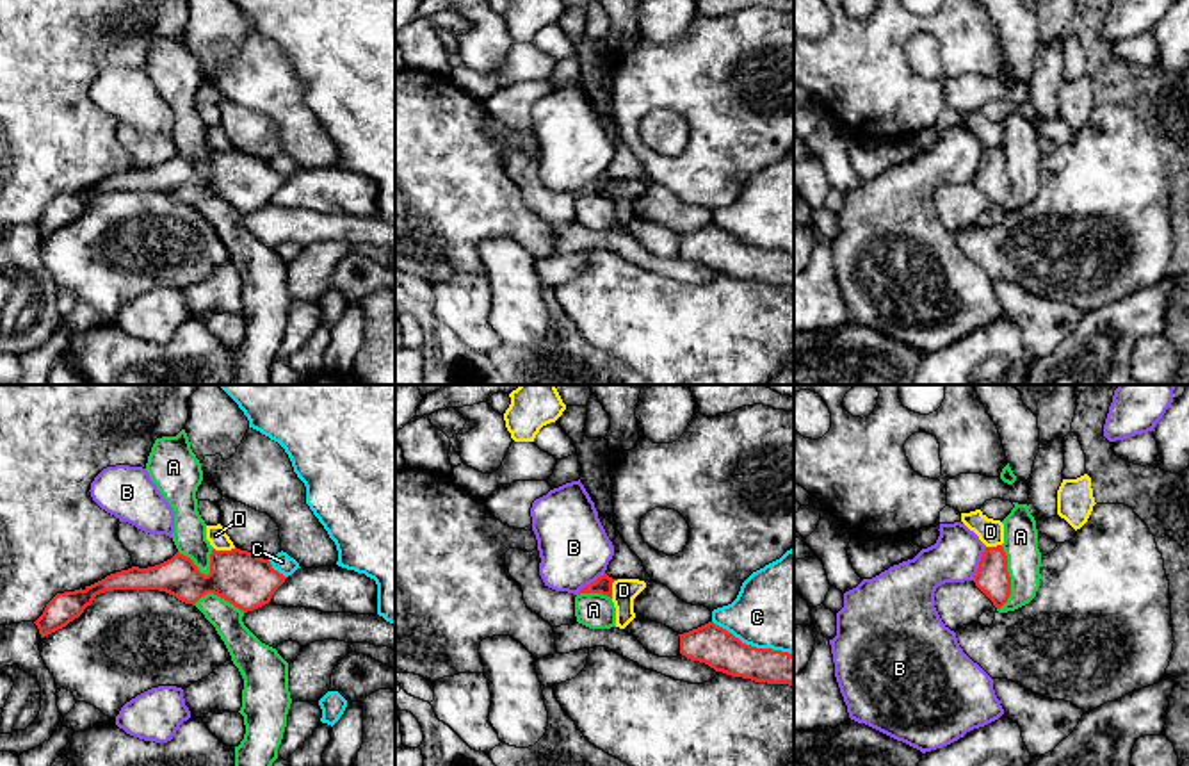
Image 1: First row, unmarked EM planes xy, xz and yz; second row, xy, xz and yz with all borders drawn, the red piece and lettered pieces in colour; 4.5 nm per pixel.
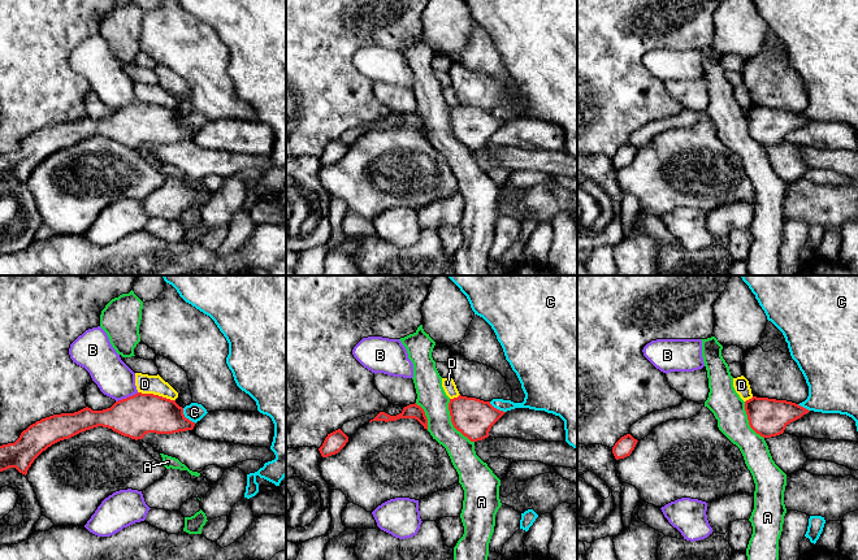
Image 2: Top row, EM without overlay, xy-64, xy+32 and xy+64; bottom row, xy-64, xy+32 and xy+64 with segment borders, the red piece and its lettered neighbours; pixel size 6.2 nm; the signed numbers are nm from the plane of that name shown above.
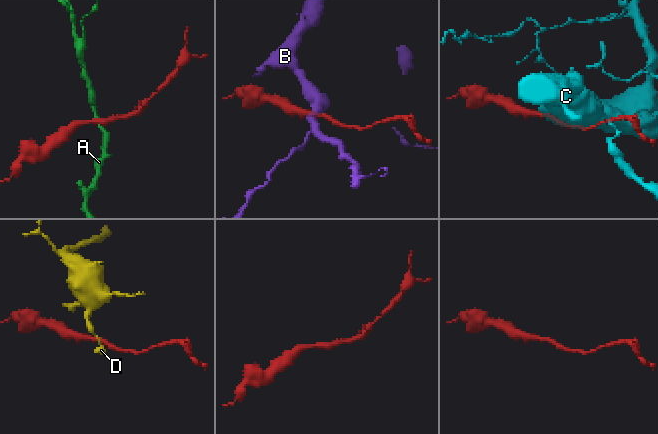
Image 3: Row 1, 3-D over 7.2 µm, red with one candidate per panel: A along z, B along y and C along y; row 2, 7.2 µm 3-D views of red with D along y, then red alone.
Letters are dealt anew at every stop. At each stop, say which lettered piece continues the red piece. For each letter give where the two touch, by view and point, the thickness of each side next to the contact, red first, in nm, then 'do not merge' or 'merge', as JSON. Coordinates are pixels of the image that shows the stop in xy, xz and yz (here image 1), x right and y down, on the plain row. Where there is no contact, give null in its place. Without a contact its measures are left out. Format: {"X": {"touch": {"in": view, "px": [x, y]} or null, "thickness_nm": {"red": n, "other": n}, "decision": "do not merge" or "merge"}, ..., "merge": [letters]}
{"A": {"touch": {"in": "yz", "px": [1010, 179]}, "thickness_nm": {"red": 150, "other": 160}, "decision": "do not merge"}, "B": {"touch": {"in": "yz", "px": [979, 164]}, "thickness_nm": {"red": 150, "other": 220}, "decision": "do not merge"}, "C": {"touch": {"in": "xz", "px": [753, 248]}, "thickness_nm": {"red": 180, "other": 420}, "decision": "do not merge"}, "D": {"touch": {"in": "xy", "px": [225, 152]}, "thickness_nm": {"red": 260, "other": 90}, "decision": "do not merge"}, "merge": []}

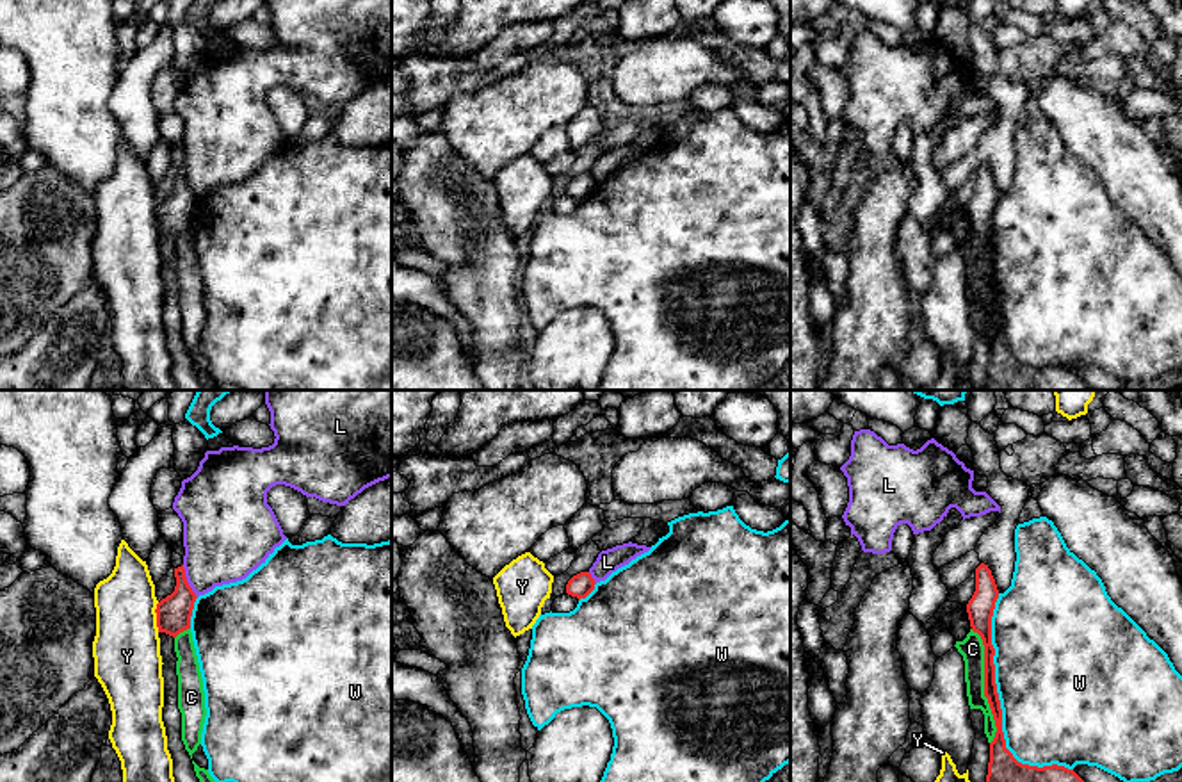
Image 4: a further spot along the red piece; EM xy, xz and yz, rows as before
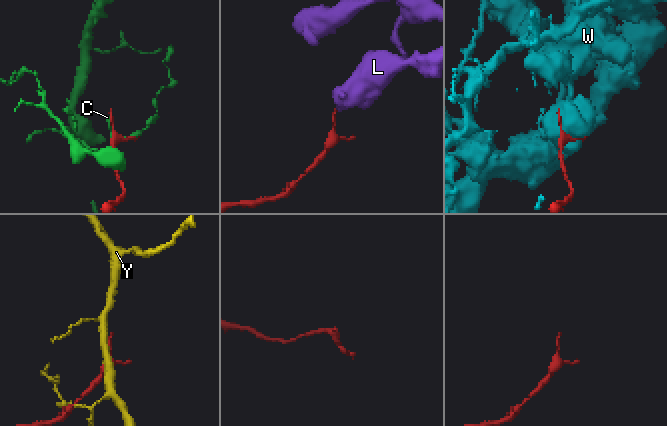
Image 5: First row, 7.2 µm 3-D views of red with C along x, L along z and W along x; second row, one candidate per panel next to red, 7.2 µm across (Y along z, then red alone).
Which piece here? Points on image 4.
{"C": {"touch": {"in": "yz", "px": [985, 287]}, "thickness_nm": {"red": 60, "other": 110}, "decision": "do not merge"}, "L": {"touch": {"in": "xy", "px": [186, 182]}, "thickness_nm": {"red": 160, "other": 360}, "decision": "do not merge"}, "W": {"touch": {"in": "yz", "px": [999, 305]}, "thickness_nm": {"red": 110, "other": 480}, "decision": "do not merge"}, "Y": {"touch": {"in": "xy", "px": [157, 218]}, "thickness_nm": {"red": 160, "other": 300}, "decision": "do not merge"}, "merge": []}

